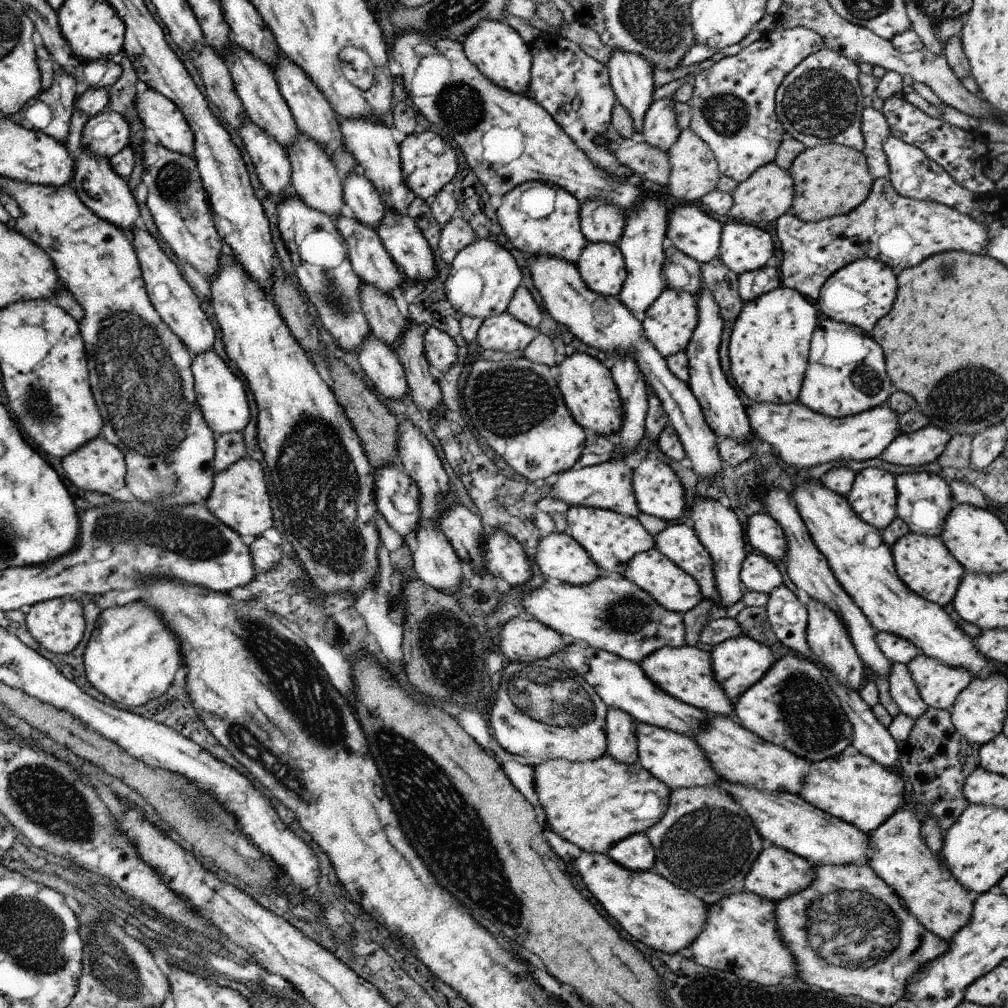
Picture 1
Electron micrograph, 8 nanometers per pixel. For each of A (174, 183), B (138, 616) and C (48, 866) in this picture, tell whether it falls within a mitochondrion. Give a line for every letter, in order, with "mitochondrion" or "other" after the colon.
A: mitochondrion
B: other
C: other

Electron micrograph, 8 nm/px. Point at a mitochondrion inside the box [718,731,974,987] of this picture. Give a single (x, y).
(852, 928)

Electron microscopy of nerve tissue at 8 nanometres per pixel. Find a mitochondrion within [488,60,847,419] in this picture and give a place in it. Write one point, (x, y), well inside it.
(724, 113)

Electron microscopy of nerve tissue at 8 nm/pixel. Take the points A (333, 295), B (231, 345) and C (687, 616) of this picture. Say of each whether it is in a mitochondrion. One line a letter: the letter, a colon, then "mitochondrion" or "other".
A: mitochondrion
B: other
C: other

